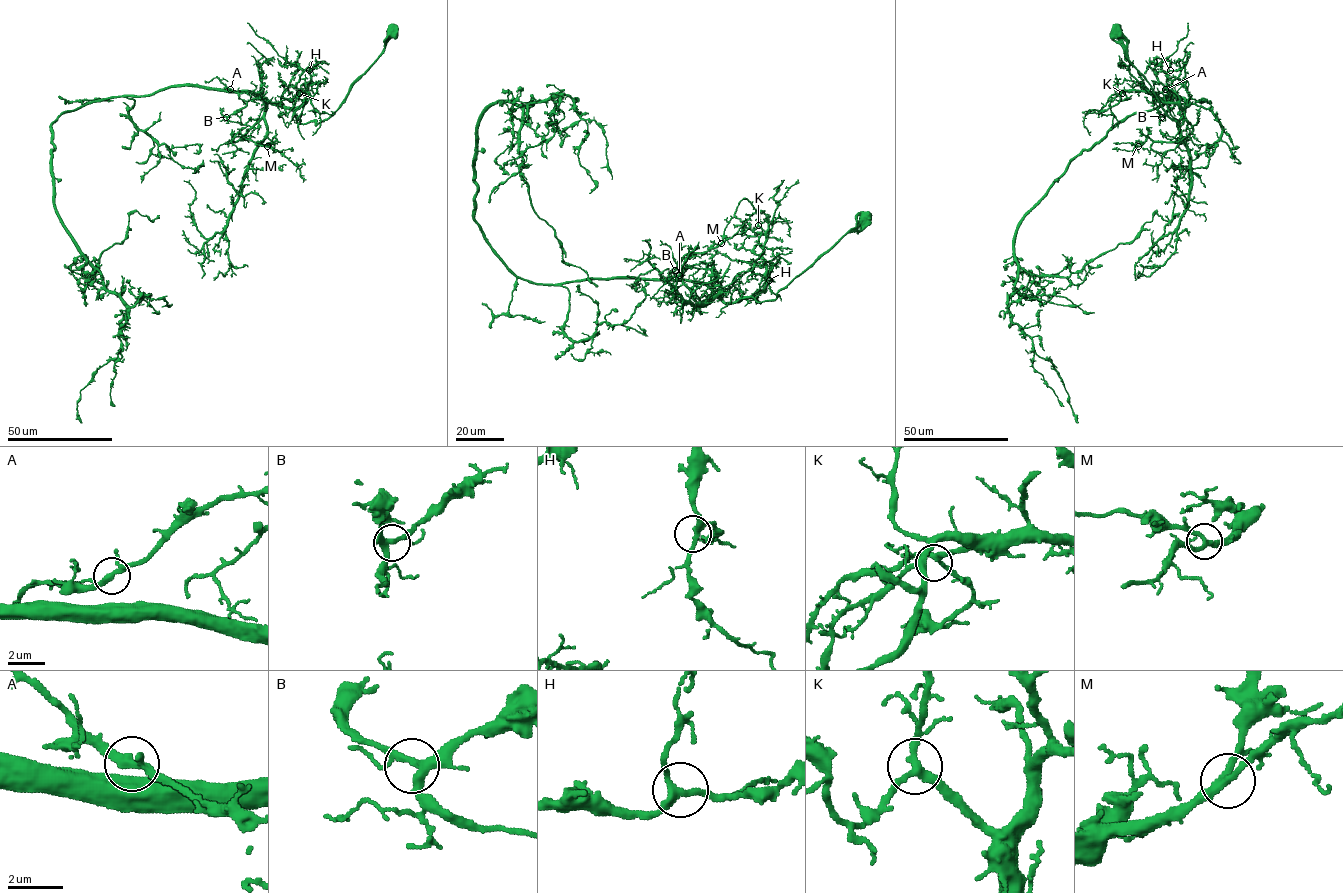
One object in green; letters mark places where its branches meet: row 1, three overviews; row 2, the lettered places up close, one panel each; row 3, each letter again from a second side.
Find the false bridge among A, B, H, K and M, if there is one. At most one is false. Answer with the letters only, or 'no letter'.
no letter

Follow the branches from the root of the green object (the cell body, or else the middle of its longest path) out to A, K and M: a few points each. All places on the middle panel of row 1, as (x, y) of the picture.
A: (866, 218), (775, 299), (724, 302), (712, 288), (711, 270), (702, 263), (679, 275)
K: (866, 218), (782, 288), (775, 299), (763, 302), (752, 296), (765, 284), (762, 253), (766, 233), (758, 225)
M: (866, 218), (775, 299), (725, 302), (715, 296), (699, 305), (682, 281), (680, 260), (721, 243)

